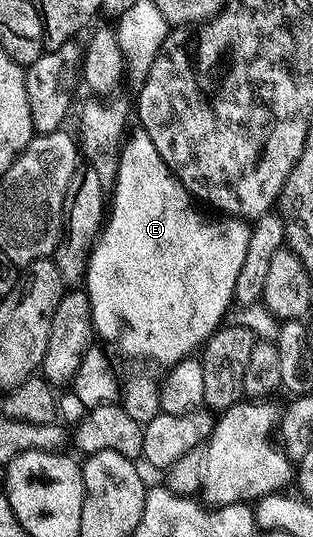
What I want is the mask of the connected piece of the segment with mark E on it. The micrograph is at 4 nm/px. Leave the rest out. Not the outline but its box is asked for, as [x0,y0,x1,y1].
[83,126,251,366]

